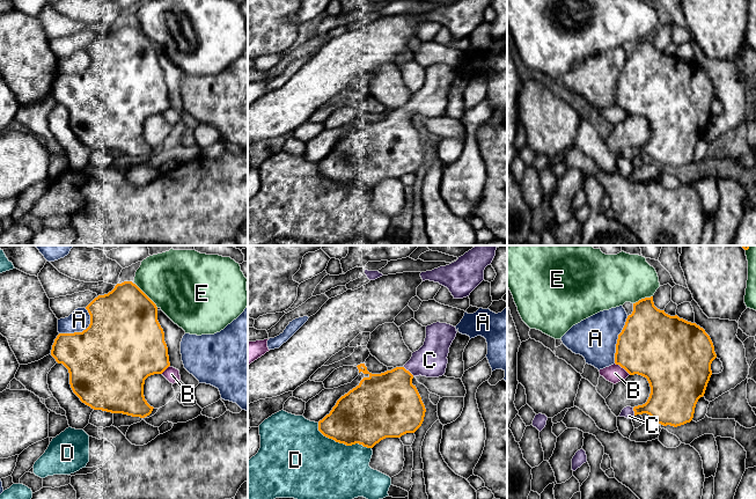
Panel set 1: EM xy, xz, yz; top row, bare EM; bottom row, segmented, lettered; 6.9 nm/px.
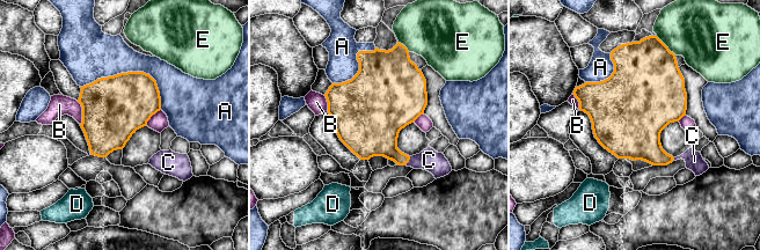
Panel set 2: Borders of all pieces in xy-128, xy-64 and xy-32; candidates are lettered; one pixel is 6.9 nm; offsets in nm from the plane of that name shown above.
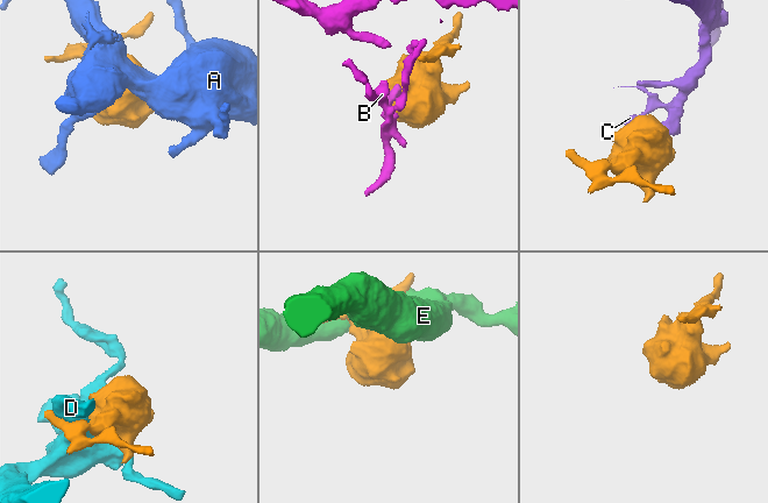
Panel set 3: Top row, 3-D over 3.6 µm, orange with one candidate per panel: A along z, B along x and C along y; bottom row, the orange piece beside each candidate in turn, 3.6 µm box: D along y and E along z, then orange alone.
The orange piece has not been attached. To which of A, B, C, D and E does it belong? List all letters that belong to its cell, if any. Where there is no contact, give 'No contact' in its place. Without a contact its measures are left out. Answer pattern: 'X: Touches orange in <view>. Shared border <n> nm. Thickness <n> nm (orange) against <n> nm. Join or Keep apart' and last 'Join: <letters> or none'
A: Touches orange in xy. Shared border 260 nm. Thickness 500 nm (orange) against 150 nm. Keep apart
B: Touches orange in yz. Shared border 140 nm. Thickness 460 nm (orange) against 120 nm. Keep apart
C: Touches orange in xz. Shared border 100 nm. Thickness 400 nm (orange) against 220 nm. Join
D: Touches orange in xz. Shared border 420 nm. Thickness 400 nm (orange) against 460 nm. Keep apart
E: Touches orange in xy. Shared border 240 nm. Thickness 460 nm (orange) against 400 nm. Keep apart
Join: C

